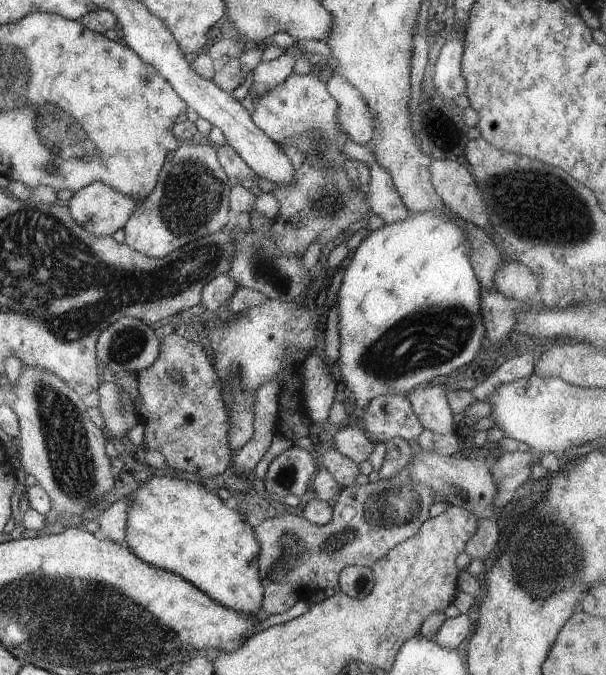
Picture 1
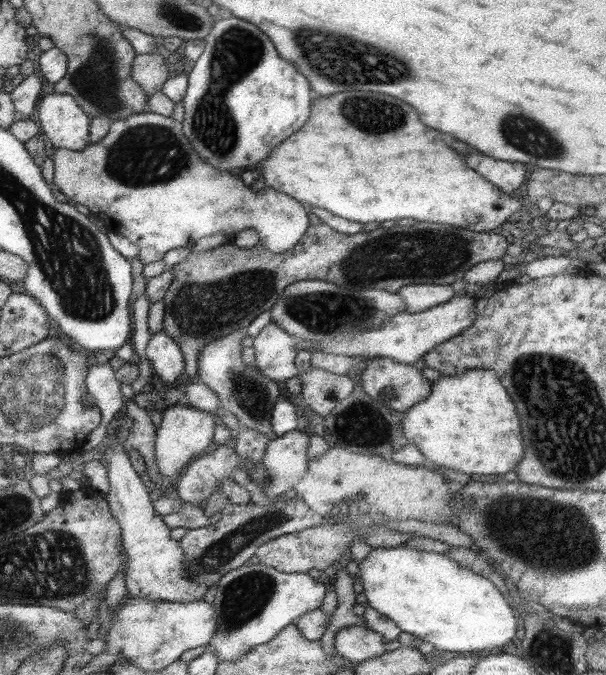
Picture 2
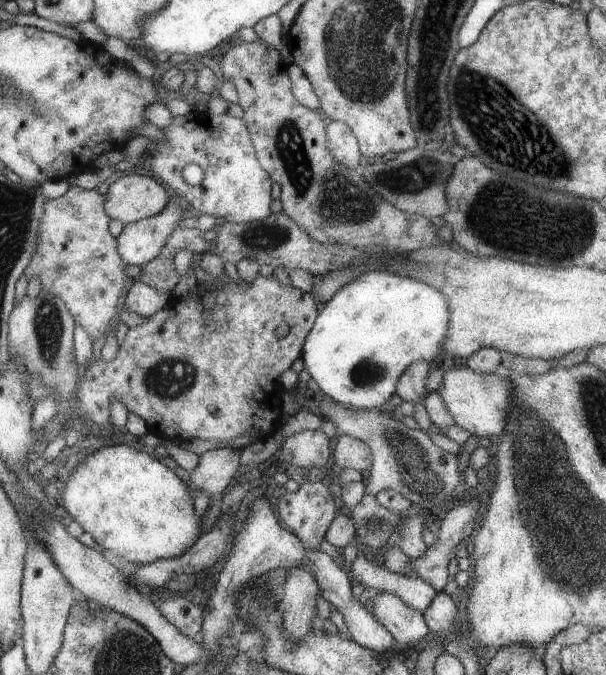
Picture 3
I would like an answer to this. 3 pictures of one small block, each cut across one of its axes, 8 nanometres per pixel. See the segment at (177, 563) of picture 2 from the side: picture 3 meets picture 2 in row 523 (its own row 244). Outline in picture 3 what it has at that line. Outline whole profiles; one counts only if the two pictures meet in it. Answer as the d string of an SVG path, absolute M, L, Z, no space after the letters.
M171 202L160 214L125 224L117 236L120 258L126 264L144 267L159 256L166 240L179 228L178 224L185 219L187 212L188 209Z

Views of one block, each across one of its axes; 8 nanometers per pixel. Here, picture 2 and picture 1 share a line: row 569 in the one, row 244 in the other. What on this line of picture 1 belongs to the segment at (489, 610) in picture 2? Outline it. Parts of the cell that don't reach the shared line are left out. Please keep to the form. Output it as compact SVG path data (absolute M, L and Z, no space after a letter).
M426 210L426 212L411 212L410 218L392 222L392 224L383 224L383 226L375 231L370 232L367 238L362 240L356 251L353 253L352 262L348 264L343 275L342 283L338 290L338 330L339 330L339 366L342 372L343 381L350 390L351 396L355 398L355 406L365 408L367 404L380 394L402 394L406 395L408 390L430 382L436 376L449 375L453 370L458 370L460 366L478 359L478 352L482 346L482 340L486 336L486 328L484 328L484 320L482 320L482 312L480 312L480 292L482 286L470 260L468 260L468 252L470 252L470 244L466 238L464 228L460 226L462 219L456 215L454 220L450 220L446 214L436 214L434 210Z

